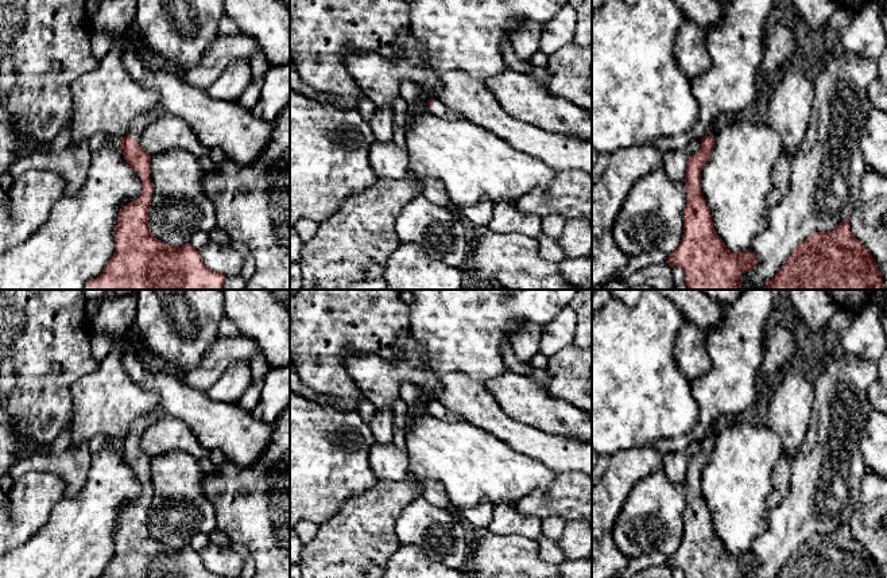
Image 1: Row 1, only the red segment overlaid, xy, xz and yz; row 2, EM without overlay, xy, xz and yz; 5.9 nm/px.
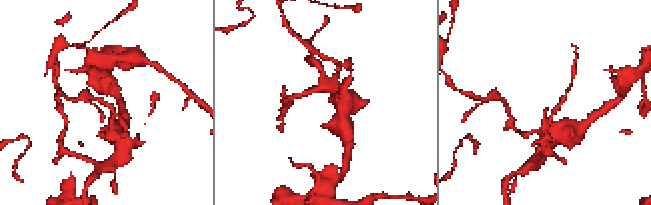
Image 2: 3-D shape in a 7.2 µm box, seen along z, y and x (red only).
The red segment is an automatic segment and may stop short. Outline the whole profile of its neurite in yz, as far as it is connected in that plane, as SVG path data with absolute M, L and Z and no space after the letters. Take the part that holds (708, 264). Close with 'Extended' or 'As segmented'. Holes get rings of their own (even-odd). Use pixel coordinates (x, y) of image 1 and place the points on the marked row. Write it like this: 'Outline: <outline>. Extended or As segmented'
Outline: M721 121L712 123L701 139L701 150L689 158L686 166L683 234L667 264L683 269L687 290L743 290L740 275L758 264L751 249L733 253L727 248L714 230L710 209L701 193L701 171L710 159Z. Extended

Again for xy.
Outline: M158 105L154 110L136 117L129 127L125 137L119 143L125 162L135 170L143 185L140 197L127 203L119 212L117 225L115 228L115 253L102 274L86 283L84 290L224 290L225 276L209 269L200 252L190 244L182 247L170 247L158 240L150 230L148 209L154 191L150 172L151 155L144 151L139 140L144 131L164 112Z. Extended

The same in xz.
Outline: M430 98L423 108L429 113L442 117L442 119L456 119L458 115L452 110L449 106L446 106L444 102L441 102L438 98Z. Extended

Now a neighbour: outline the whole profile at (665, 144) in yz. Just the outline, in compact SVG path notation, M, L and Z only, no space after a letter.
M686 132L673 137L661 137L651 141L650 144L654 146L662 155L665 155L666 152L670 151L686 148L690 140L692 136L689 132Z

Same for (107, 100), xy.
M113 40L98 67L71 85L71 144L104 133L120 141L131 123L159 105L159 94L143 88L123 63L125 46Z

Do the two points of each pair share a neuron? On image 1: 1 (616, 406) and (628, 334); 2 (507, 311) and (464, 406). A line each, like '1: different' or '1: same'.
1: same
2: different

